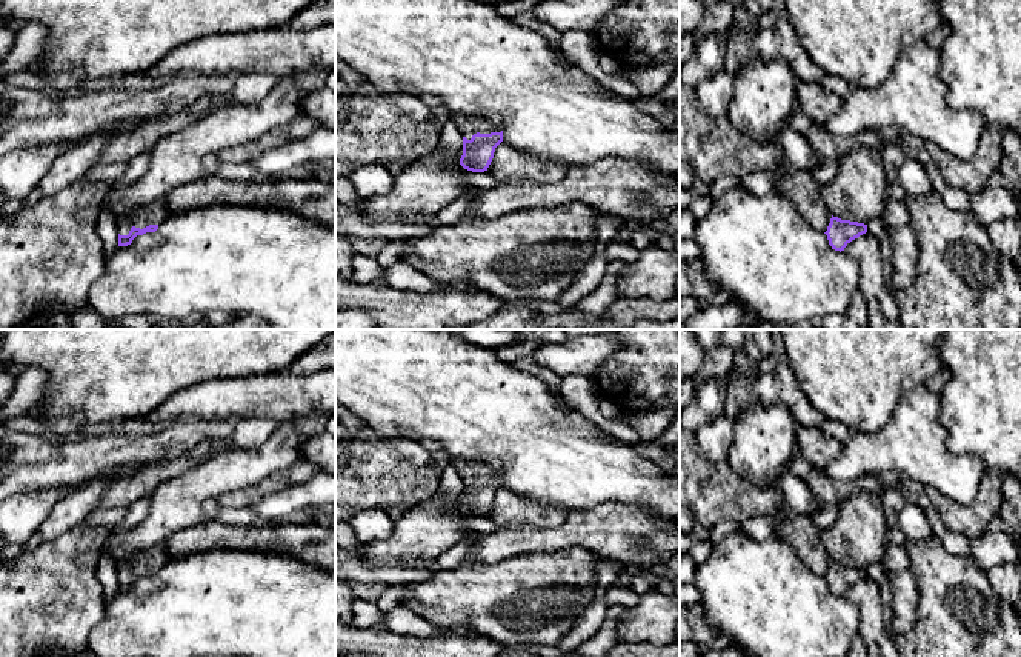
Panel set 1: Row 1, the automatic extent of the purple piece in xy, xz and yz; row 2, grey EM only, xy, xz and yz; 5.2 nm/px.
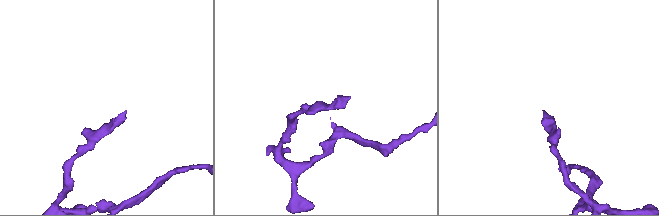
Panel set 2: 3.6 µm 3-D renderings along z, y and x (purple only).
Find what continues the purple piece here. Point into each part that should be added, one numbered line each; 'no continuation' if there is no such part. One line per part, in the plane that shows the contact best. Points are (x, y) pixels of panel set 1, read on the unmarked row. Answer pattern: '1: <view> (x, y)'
1: xy (140, 562)

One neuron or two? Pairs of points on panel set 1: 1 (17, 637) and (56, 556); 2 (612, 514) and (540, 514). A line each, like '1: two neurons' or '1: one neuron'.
1: one neuron
2: two neurons

